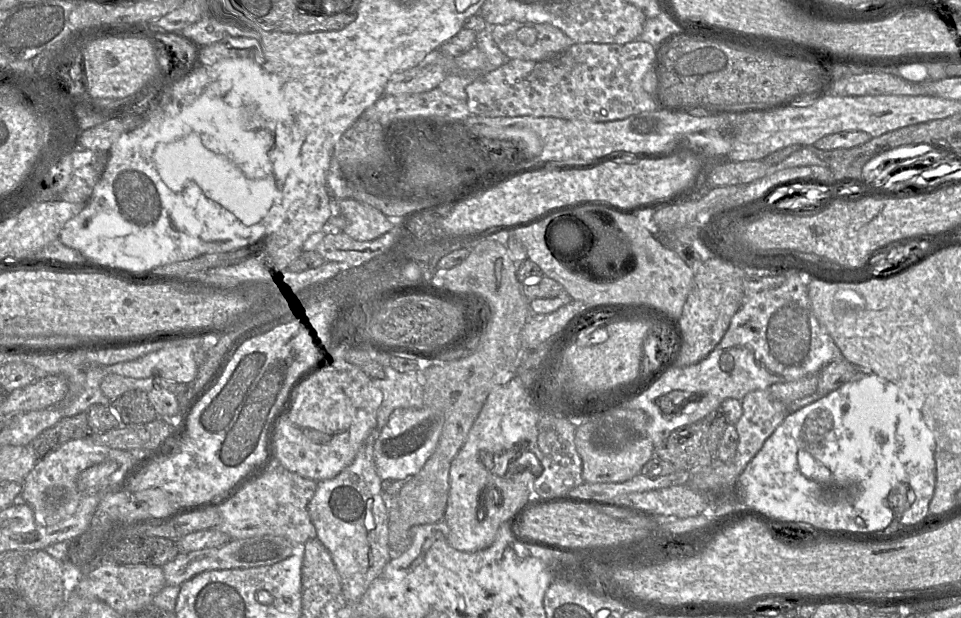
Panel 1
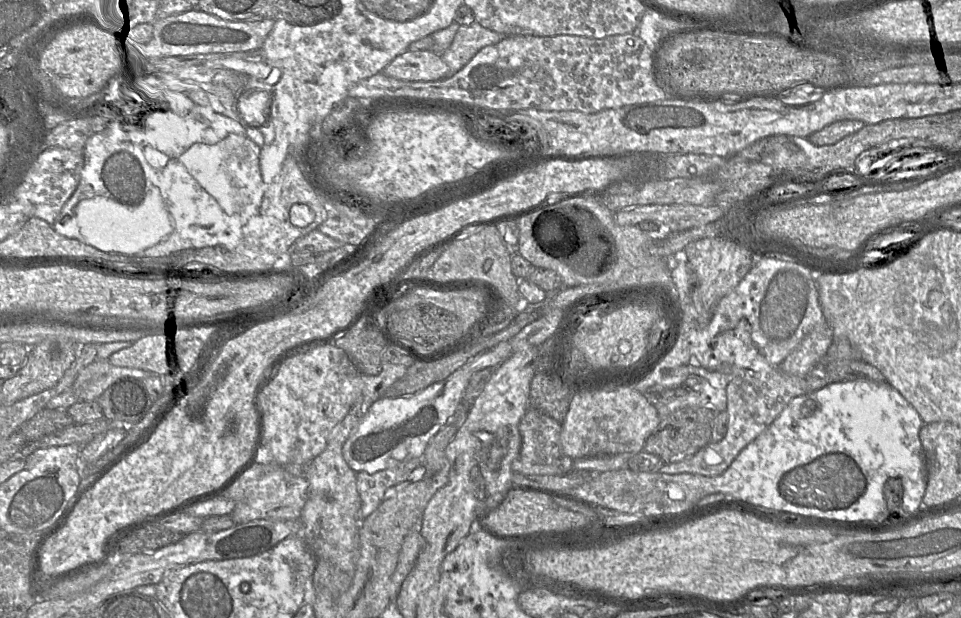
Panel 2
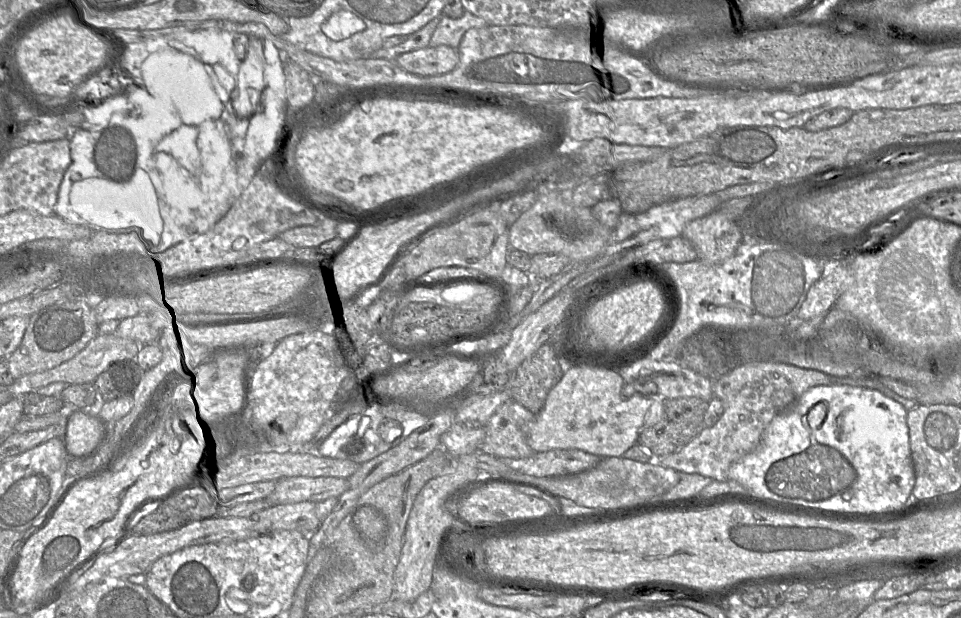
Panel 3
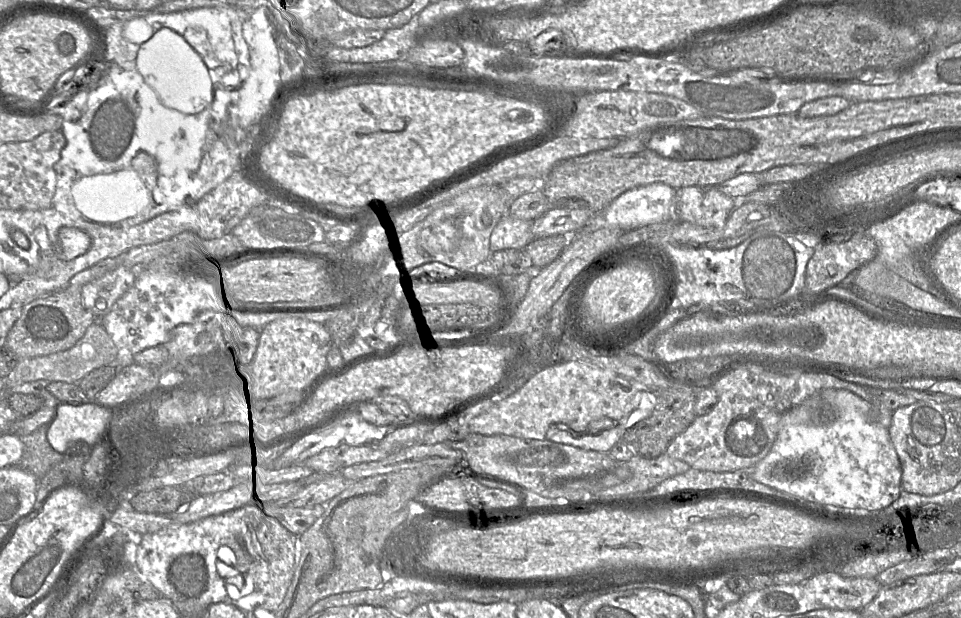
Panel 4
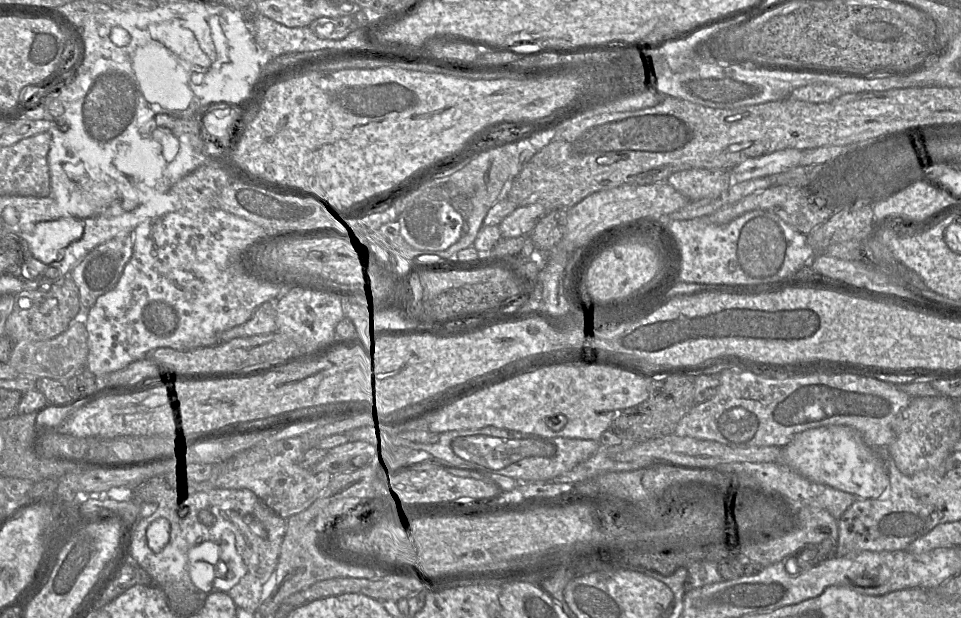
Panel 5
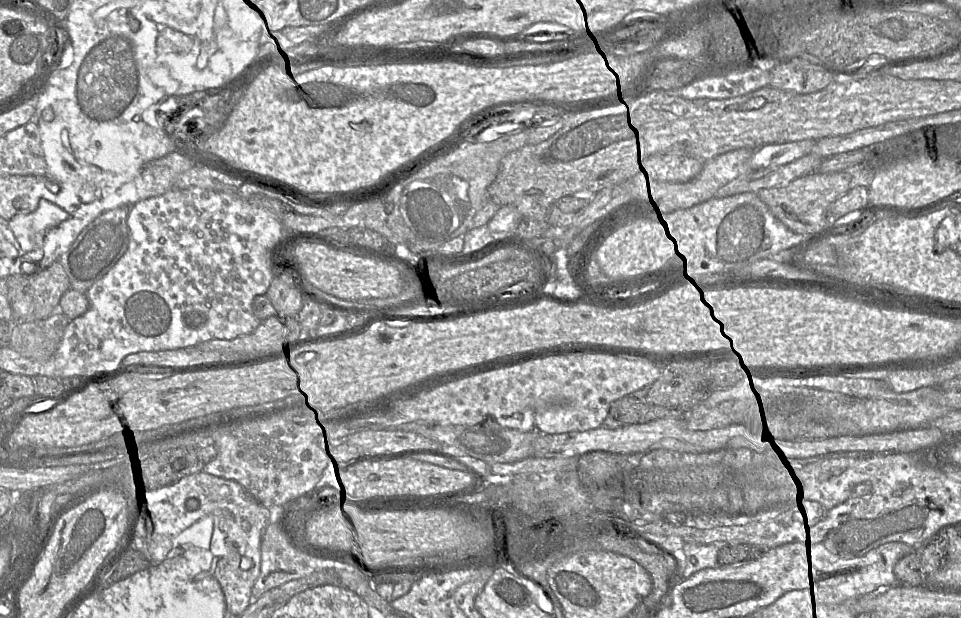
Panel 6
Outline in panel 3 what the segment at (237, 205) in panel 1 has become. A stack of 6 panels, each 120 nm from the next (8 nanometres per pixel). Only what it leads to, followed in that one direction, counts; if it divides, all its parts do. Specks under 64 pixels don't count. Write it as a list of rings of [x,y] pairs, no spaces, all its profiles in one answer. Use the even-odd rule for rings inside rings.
[[[182,124],[173,133],[165,136],[161,144],[155,145],[156,153],[170,153],[178,163],[202,179],[208,175],[198,146],[198,137],[201,129],[198,126]]]

